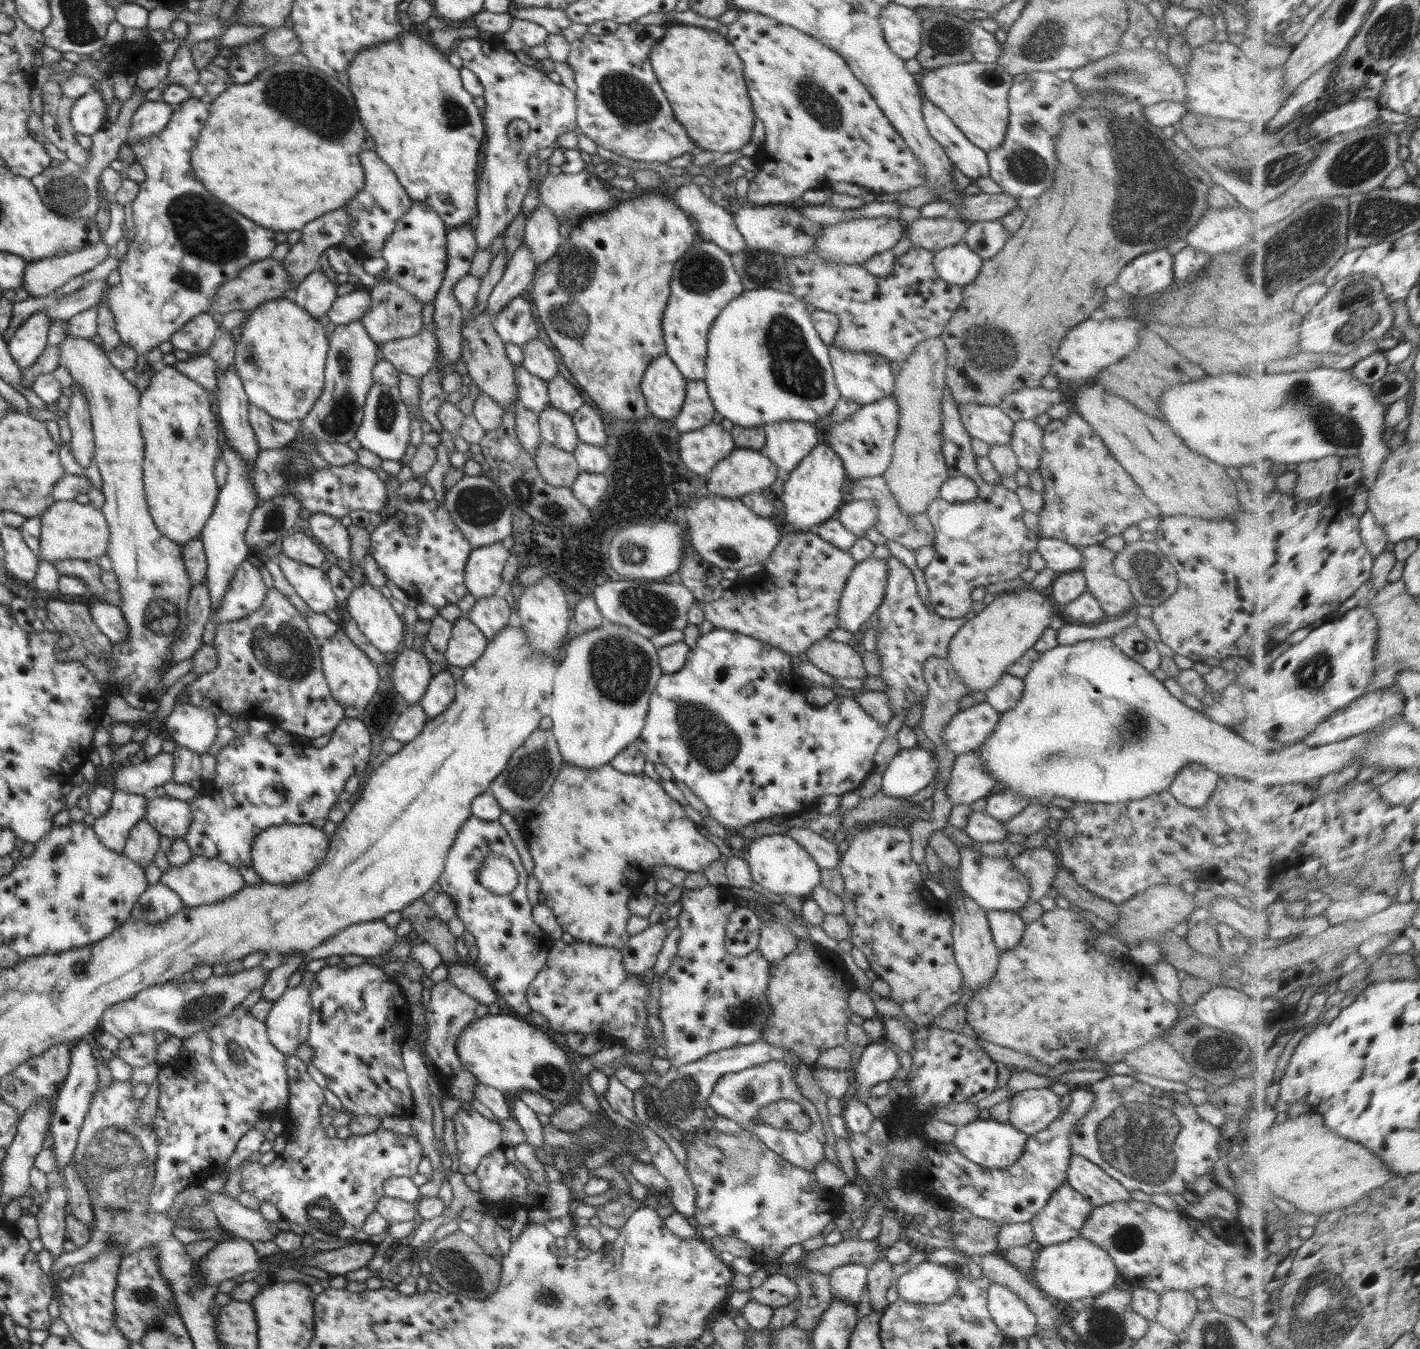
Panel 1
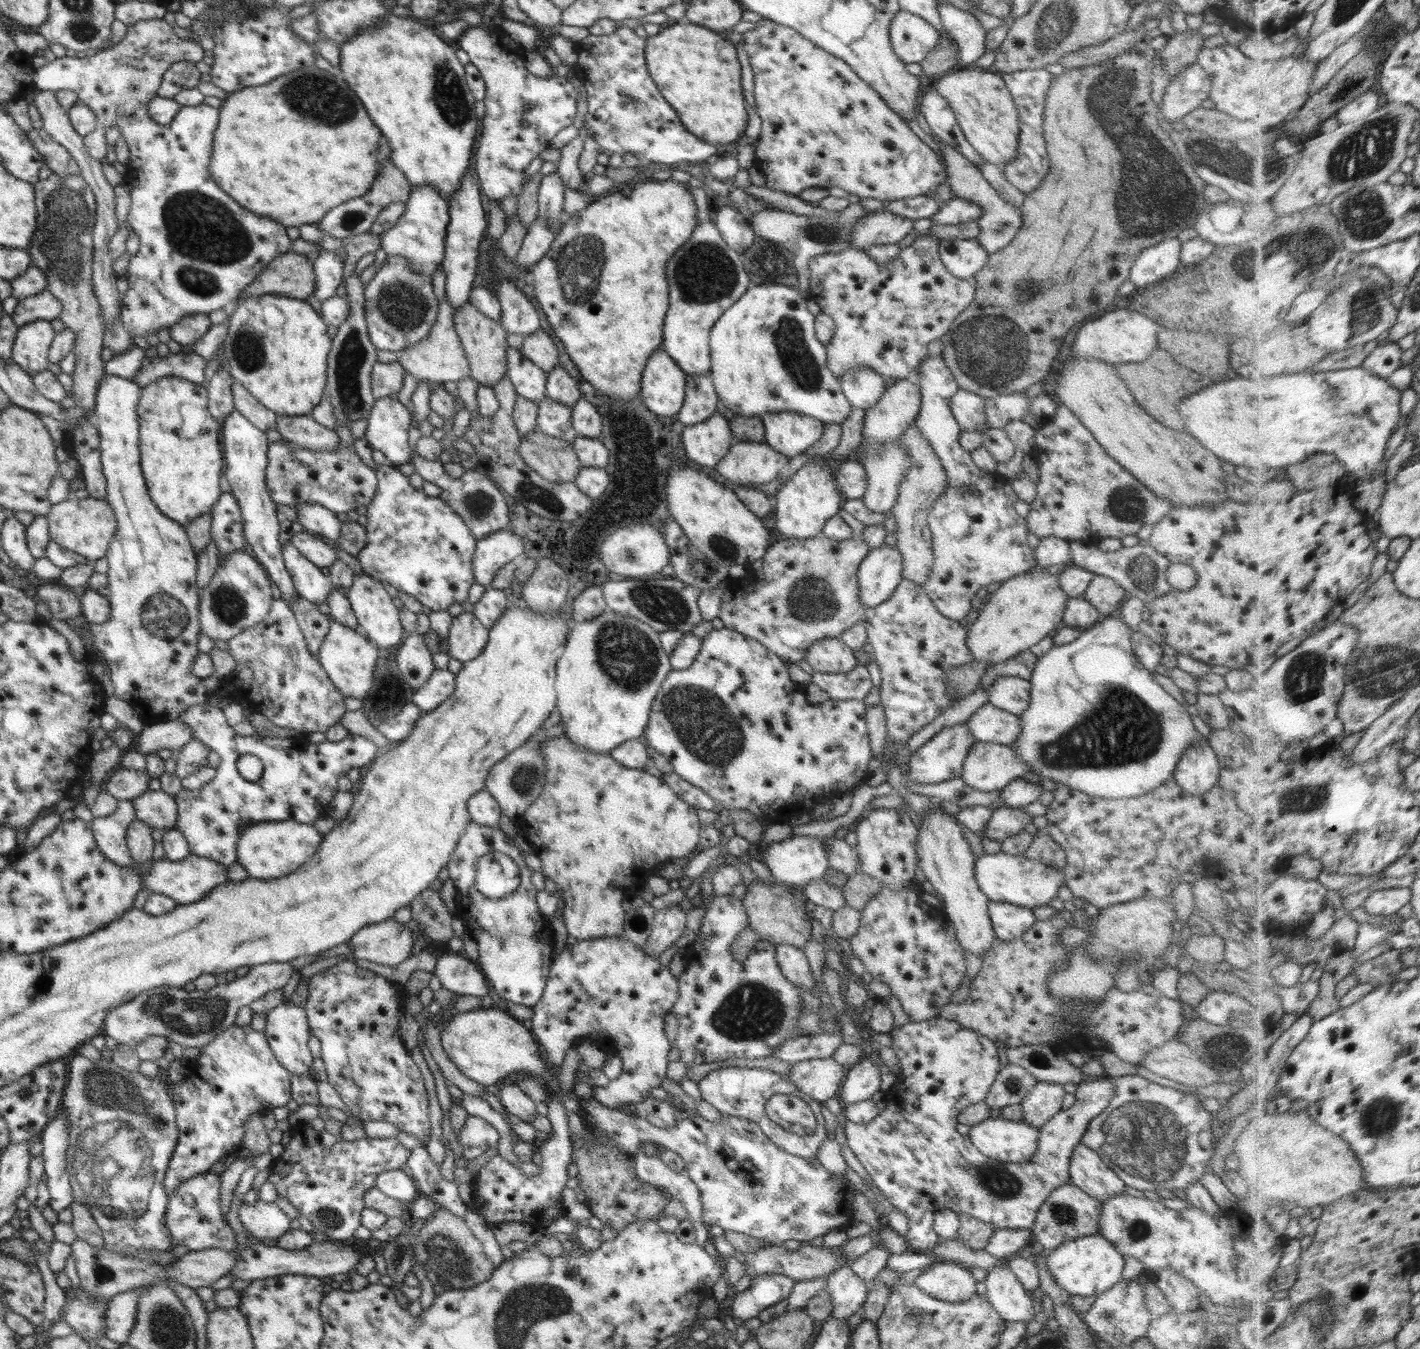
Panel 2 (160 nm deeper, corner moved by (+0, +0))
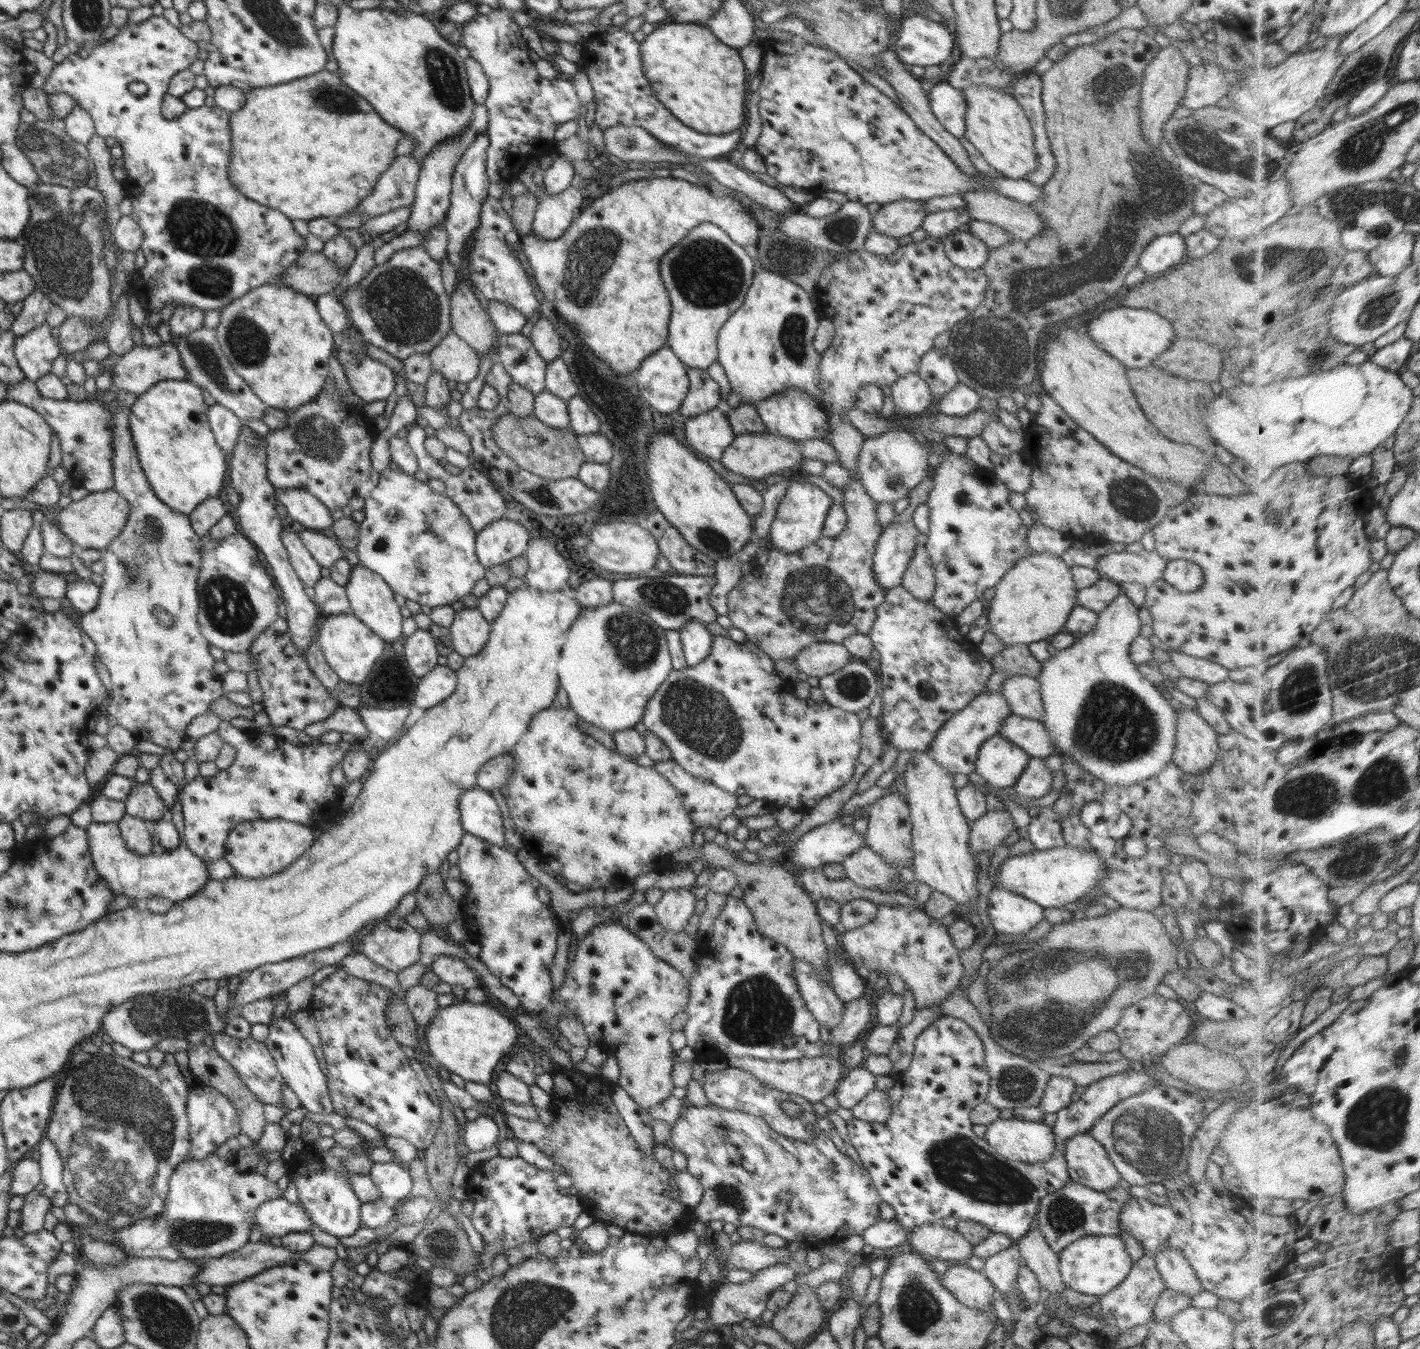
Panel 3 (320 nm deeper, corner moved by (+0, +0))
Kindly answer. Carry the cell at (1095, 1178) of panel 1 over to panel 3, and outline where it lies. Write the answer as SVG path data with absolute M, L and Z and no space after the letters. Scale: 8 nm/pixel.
M1089 1131L1068 1137L1063 1144L1069 1178L1098 1192L1116 1188L1120 1173L1109 1160L1100 1141L1092 1138Z

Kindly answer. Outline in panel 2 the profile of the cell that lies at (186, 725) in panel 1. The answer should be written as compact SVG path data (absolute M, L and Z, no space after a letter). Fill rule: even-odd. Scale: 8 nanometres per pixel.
M207 702L191 706L178 721L188 723L193 738L217 752L221 761L212 781L201 789L183 788L173 796L177 804L174 828L185 836L192 854L226 866L237 862L237 840L248 825L268 821L312 825L318 817L328 814L328 806L338 792L337 780L347 776L351 768L370 765L380 753L374 742L350 732L343 740L321 743L290 737L261 737L256 733L238 736L226 722L224 711L212 708ZM242 755L254 755L262 761L263 773L257 781L240 776L237 760Z

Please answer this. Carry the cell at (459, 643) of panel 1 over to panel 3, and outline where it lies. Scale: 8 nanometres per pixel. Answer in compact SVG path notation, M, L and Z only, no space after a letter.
M465 607L455 612L453 623L449 626L454 651L465 659L480 652L488 640L491 623L478 609Z

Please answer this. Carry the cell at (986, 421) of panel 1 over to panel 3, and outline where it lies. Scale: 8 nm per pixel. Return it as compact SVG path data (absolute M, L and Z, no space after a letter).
M958 383L950 392L940 397L938 409L949 416L967 416L980 408L981 396L968 385Z

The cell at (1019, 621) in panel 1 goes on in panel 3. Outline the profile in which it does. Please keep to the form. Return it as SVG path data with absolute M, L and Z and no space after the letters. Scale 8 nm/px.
M1034 551L1034 554L1016 561L995 587L987 622L990 630L1006 647L1049 640L1063 631L1065 622L1077 604L1077 588L1070 567L1062 557L1046 552Z

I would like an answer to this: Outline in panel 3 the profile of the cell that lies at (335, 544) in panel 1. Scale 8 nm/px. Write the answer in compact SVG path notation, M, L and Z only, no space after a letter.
M275 490L275 497L286 506L288 517L307 529L322 530L333 525L329 508L306 490Z

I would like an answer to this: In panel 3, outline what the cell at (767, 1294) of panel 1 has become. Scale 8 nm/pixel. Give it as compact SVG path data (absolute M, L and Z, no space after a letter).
M776 1263L767 1266L762 1270L754 1273L754 1277L740 1284L732 1283L729 1280L722 1280L718 1290L710 1300L710 1308L708 1311L708 1319L712 1324L737 1324L743 1320L756 1320L764 1314L767 1309L767 1298L770 1292L780 1288L786 1282L795 1279L796 1270L788 1263Z

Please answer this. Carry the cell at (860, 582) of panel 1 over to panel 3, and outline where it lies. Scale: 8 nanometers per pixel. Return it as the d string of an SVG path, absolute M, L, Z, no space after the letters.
M912 521L888 525L881 532L873 556L872 572L877 583L888 592L901 584L908 563L918 547L919 530Z

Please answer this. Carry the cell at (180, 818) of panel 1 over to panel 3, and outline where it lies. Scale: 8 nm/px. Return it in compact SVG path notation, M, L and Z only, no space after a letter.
M136 782L123 803L126 815L135 816L145 821L168 817L164 801L149 782Z

